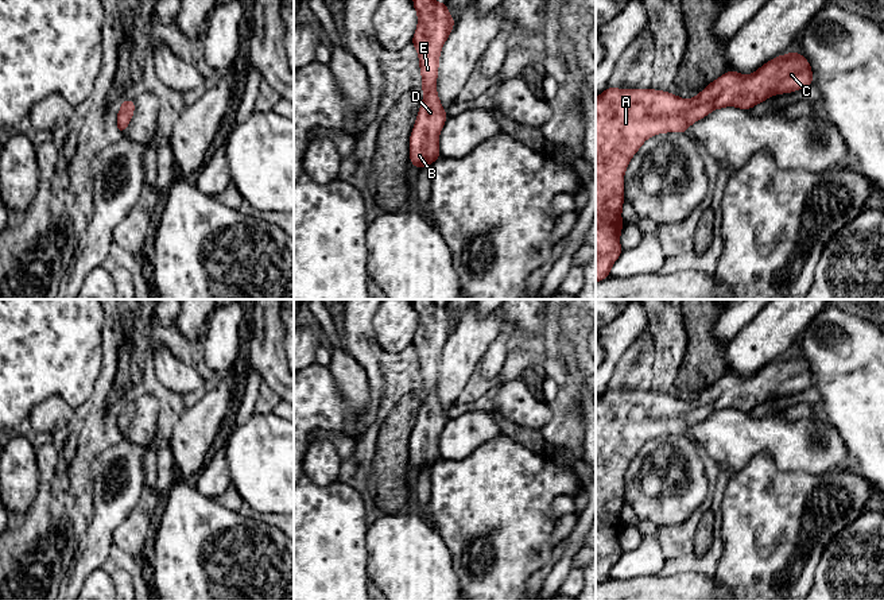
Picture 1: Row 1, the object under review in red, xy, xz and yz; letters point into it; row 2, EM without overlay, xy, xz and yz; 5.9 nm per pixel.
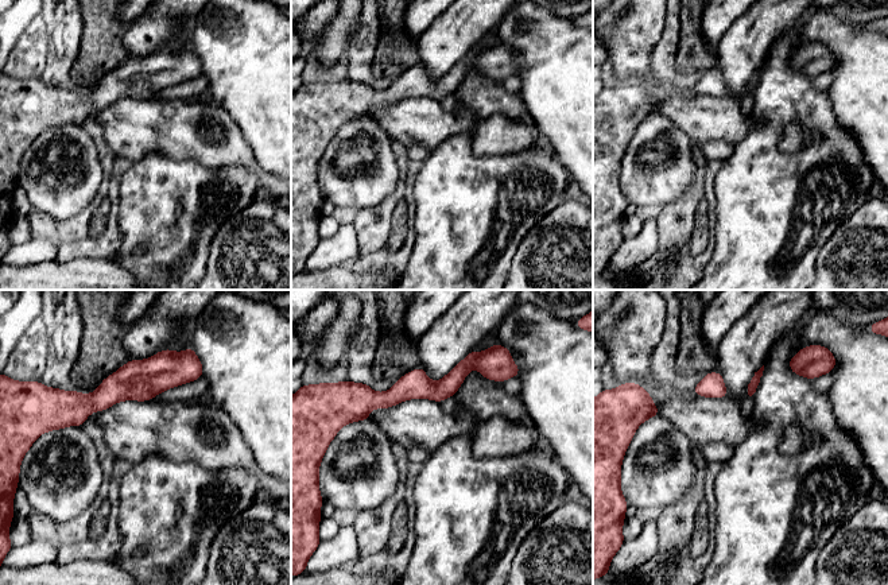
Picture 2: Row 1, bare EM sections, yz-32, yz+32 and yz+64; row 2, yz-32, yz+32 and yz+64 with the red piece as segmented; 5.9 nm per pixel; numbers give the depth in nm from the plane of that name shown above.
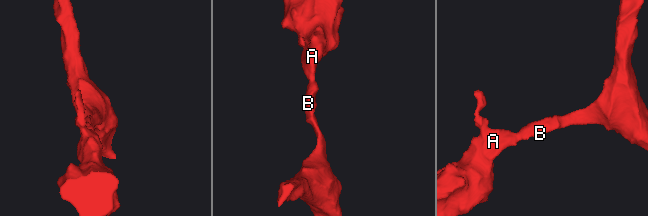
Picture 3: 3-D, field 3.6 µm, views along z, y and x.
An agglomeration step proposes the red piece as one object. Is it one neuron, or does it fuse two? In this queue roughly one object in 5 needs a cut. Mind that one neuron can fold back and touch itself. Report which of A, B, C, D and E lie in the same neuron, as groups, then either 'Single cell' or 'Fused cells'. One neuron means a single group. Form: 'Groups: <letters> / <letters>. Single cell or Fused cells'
Groups: A B C D E. Single cell

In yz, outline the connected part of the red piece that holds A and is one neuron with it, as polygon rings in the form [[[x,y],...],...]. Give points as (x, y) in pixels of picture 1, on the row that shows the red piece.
[[[791,51],[775,57],[749,76],[729,70],[690,100],[651,88],[608,86],[596,98],[596,282],[610,275],[612,264],[623,252],[620,233],[624,225],[621,220],[625,200],[624,173],[632,156],[650,136],[666,132],[686,133],[693,123],[714,109],[737,107],[749,111],[774,94],[791,93],[810,85],[813,85],[813,70],[809,61],[802,54]]]

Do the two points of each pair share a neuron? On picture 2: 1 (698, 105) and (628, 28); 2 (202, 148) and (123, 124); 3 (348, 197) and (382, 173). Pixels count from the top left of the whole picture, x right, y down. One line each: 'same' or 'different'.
1: same
2: same
3: same

